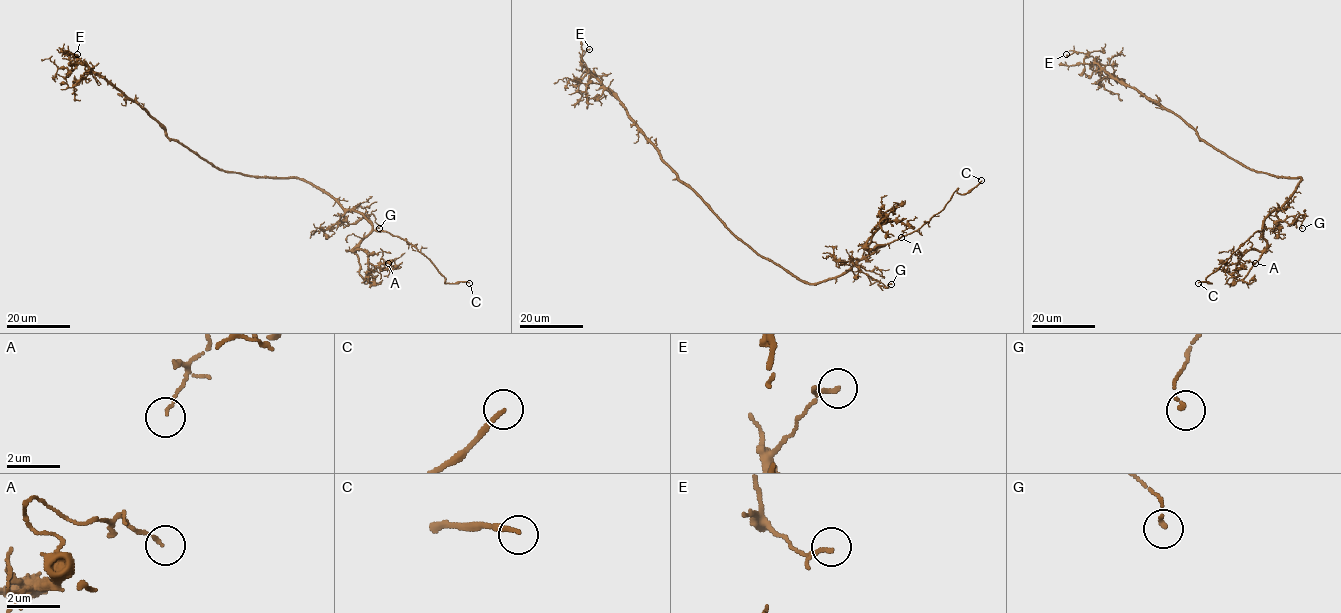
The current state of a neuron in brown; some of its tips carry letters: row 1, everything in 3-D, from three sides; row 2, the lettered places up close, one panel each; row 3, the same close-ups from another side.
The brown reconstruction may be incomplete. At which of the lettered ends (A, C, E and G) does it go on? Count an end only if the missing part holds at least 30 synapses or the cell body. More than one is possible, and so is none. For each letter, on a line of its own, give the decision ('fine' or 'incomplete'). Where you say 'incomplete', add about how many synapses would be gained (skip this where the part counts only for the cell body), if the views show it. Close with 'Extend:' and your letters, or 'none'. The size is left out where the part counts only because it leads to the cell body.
A: fine
C: incomplete
E: fine
G: fine
Extend: C

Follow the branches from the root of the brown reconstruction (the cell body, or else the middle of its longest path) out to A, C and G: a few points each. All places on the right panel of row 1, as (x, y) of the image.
A: (1267, 173), (1301, 180), (1265, 219), (1267, 246), (1249, 249), (1235, 271), (1242, 267), (1239, 258), (1255, 263)
C: (1267, 173), (1301, 180), (1292, 195), (1265, 219), (1263, 228), (1206, 278), (1212, 283), (1198, 283)
G: (1267, 173), (1301, 179), (1276, 216), (1291, 224), (1304, 214), (1302, 228)

